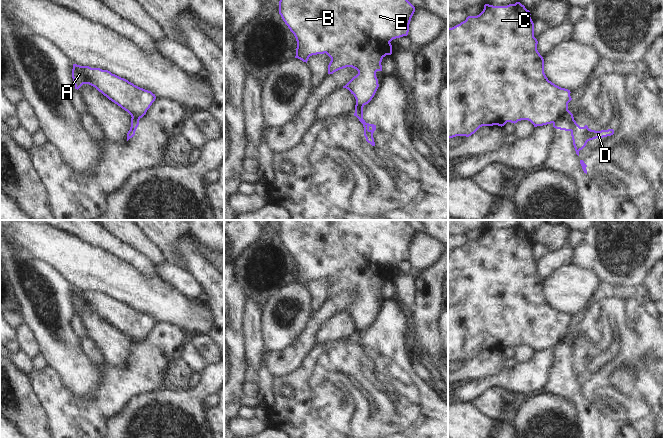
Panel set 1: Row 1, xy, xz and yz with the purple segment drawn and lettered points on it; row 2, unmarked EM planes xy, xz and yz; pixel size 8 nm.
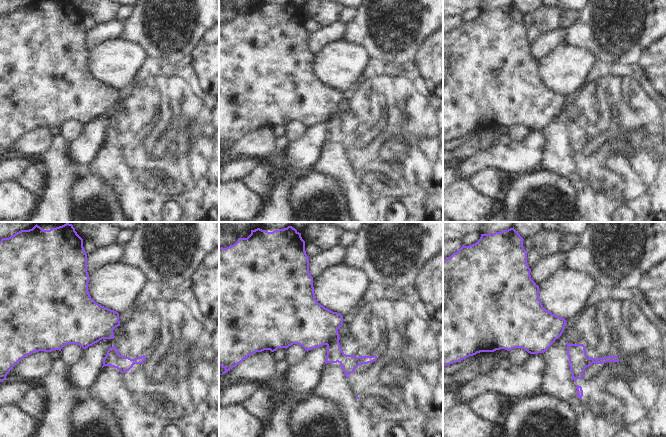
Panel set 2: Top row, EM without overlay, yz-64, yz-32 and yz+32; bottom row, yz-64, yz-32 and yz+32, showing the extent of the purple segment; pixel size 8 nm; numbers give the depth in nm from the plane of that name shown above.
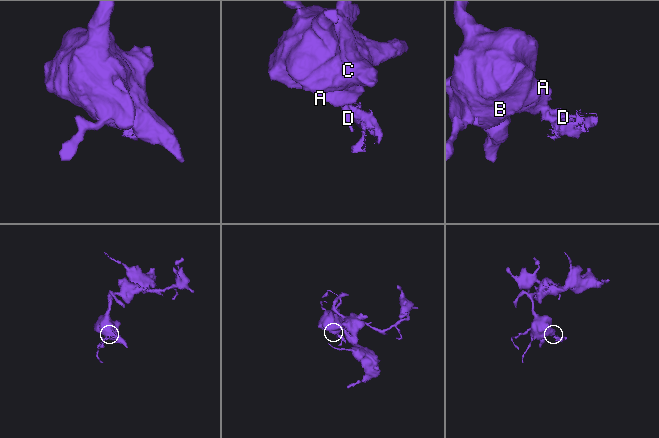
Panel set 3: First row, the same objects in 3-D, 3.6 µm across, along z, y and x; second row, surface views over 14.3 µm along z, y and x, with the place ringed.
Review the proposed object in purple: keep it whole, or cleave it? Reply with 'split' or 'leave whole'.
split

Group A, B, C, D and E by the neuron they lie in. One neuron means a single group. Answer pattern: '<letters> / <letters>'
A B C E / D

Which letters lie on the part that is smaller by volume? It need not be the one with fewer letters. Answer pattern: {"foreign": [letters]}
{"foreign": ["D"]}

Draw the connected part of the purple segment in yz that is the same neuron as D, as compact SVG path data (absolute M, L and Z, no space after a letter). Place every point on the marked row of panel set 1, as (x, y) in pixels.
M568 110L565 114L560 115L554 122L553 127L560 130L570 131L576 154L582 150L588 141L611 136L614 134L613 129L595 131L588 128L587 125L580 127L574 120L573 114Z

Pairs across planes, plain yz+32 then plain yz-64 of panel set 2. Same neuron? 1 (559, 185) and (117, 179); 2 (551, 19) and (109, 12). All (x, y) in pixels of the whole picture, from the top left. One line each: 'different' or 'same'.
1: different
2: same

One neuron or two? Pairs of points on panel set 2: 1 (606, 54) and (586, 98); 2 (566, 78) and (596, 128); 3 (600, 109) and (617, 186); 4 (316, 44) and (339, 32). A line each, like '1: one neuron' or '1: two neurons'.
1: two neurons
2: two neurons
3: one neuron
4: one neuron

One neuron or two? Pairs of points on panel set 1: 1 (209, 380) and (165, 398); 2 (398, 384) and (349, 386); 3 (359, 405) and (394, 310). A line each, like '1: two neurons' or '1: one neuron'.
1: one neuron
2: one neuron
3: one neuron

